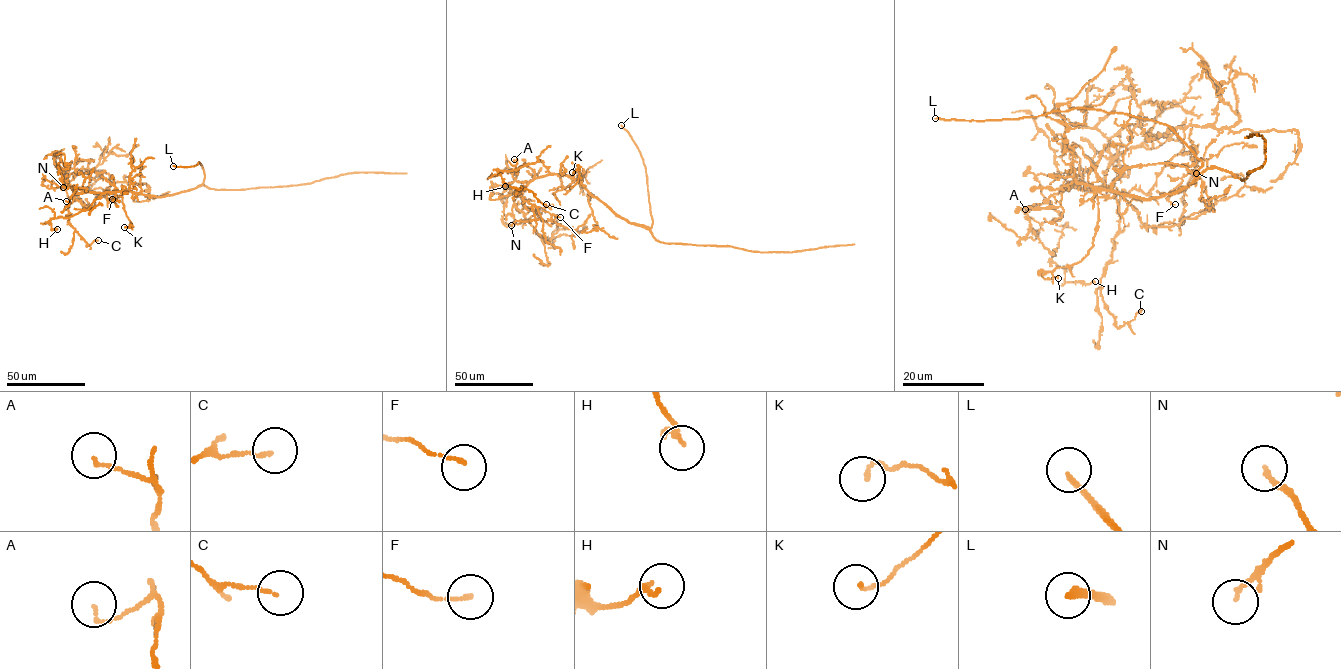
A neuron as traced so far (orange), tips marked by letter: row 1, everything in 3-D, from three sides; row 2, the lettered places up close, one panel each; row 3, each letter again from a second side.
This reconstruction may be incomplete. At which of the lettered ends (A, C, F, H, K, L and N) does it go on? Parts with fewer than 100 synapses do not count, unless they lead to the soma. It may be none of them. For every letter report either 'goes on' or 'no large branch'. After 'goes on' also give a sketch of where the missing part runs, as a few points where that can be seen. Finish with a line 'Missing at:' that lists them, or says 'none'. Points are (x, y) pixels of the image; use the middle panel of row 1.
A: no large branch
C: no large branch
F: no large branch
H: no large branch
K: no large branch
L: no large branch
N: no large branch
Missing at: none

